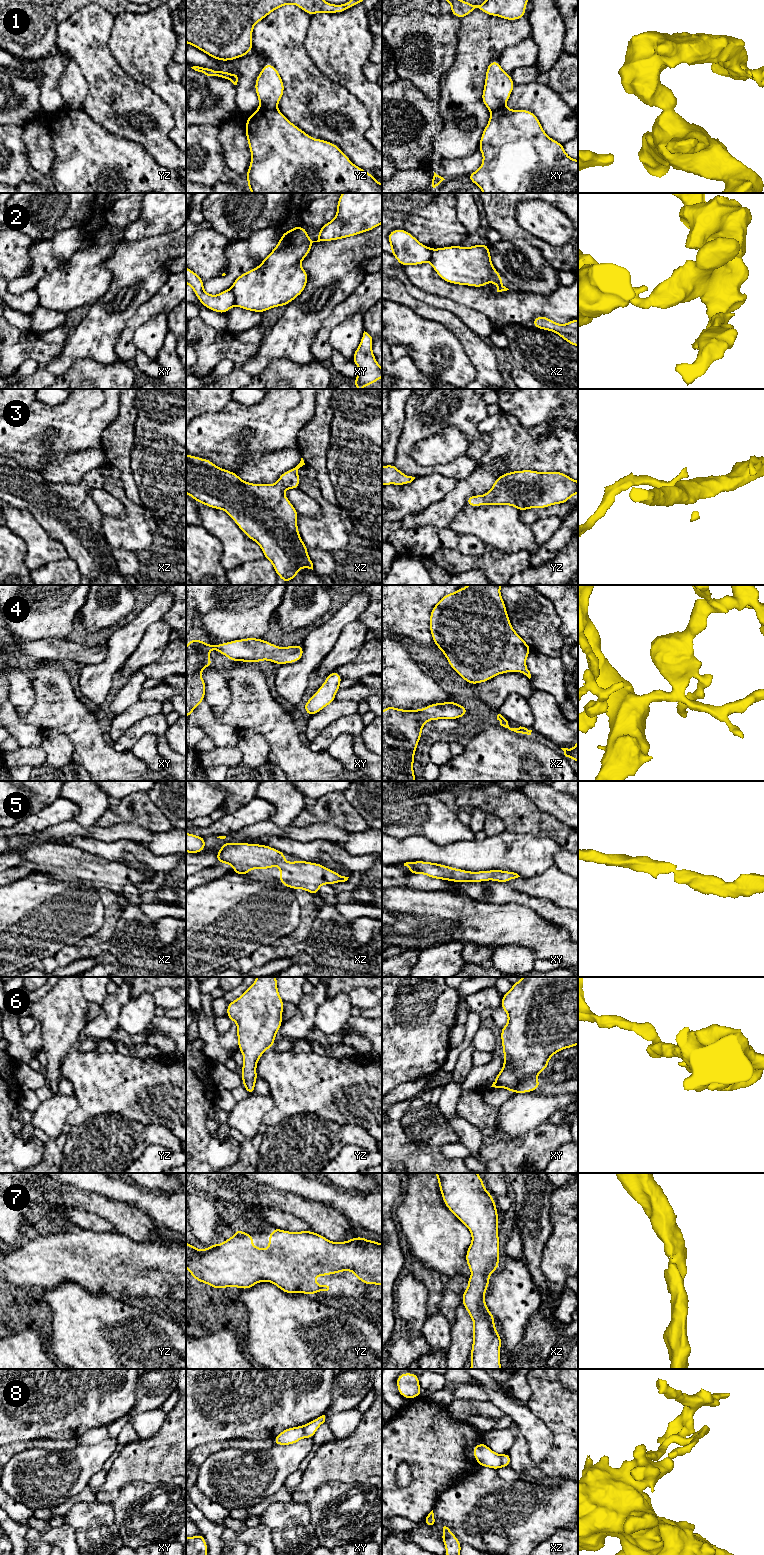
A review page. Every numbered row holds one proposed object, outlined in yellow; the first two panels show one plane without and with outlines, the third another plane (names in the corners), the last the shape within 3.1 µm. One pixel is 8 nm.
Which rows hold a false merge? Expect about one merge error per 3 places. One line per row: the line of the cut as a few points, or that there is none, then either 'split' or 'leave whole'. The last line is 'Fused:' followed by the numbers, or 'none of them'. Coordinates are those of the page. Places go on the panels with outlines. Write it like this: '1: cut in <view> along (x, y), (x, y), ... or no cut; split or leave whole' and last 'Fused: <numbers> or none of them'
1: cut in yz along (260, 106), (276, 108); split
2: cut in xy along (230, 289), (236, 304); split
3: no cut; leave whole
4: no cut; leave whole
5: no cut; leave whole
6: no cut; leave whole
7: no cut; leave whole
8: cut in xz along (500, 1455), (501, 1466); split
Fused: 1, 2, 8

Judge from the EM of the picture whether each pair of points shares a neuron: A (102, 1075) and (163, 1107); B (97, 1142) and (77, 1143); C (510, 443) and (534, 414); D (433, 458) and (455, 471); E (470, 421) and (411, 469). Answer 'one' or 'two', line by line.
A: one
B: one
C: two
D: two
E: one

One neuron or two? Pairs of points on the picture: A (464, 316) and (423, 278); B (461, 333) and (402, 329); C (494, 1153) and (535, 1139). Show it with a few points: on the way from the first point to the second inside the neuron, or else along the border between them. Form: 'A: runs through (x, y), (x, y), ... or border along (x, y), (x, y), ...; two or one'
A: border along (422, 290), (449, 298), (466, 307); two
B: border along (432, 319), (442, 323), (457, 338), (465, 352); two
C: runs through (504, 1152), (522, 1152), (525, 1149); one

